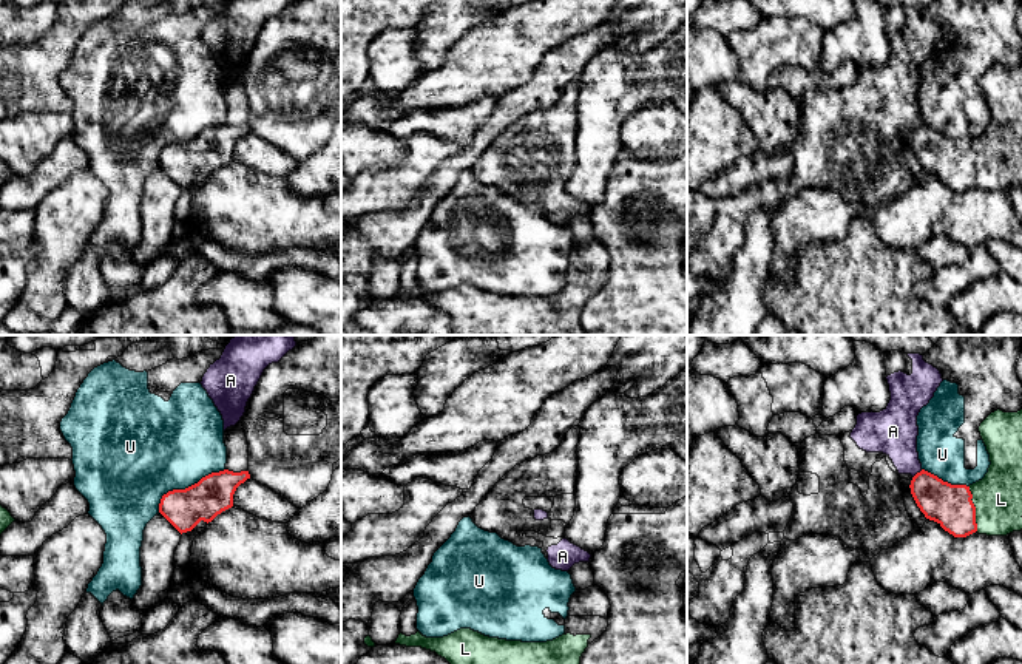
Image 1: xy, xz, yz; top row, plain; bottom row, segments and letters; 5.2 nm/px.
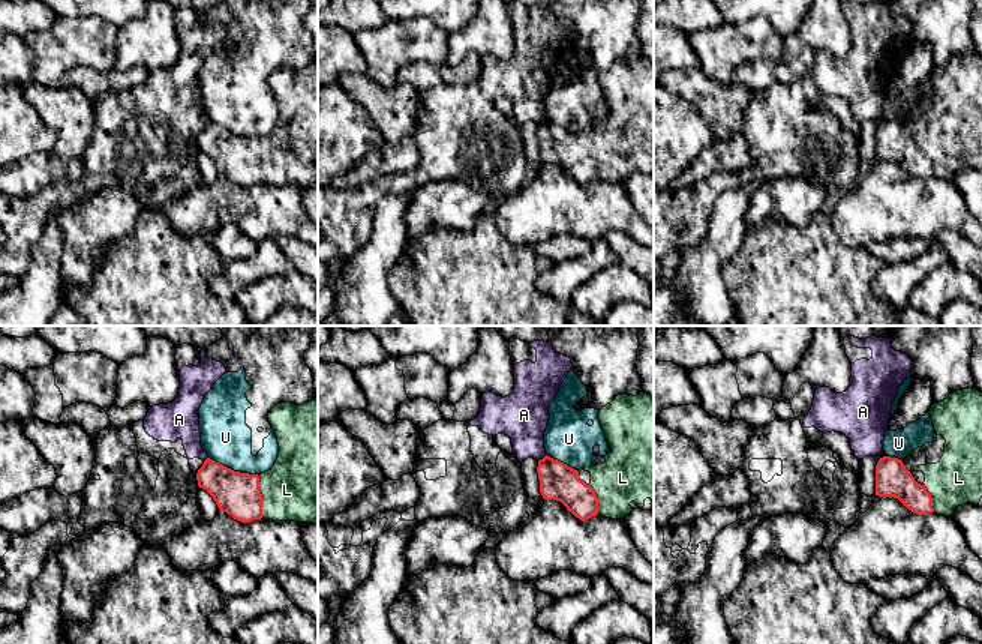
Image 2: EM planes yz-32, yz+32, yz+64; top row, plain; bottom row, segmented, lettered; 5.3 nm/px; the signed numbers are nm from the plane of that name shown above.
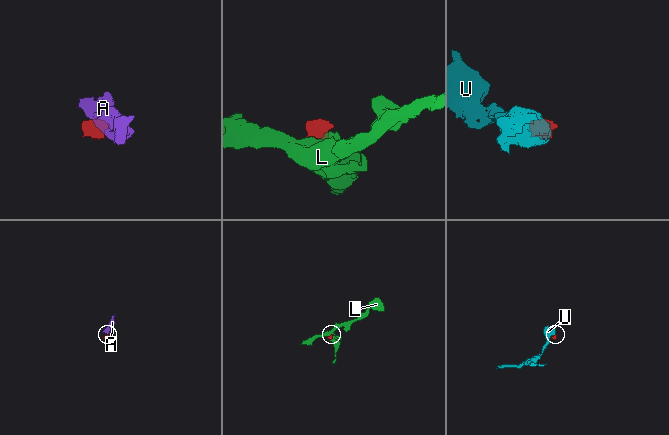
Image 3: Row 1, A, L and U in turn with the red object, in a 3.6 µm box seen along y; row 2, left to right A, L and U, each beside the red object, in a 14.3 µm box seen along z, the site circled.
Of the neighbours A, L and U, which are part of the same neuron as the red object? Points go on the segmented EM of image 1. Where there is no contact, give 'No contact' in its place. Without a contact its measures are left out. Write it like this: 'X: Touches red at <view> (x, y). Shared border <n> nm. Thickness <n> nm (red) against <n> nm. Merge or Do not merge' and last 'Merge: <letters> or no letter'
A: Touches red at yz (917, 473). Shared border 70 nm. Thickness 220 nm (red) against 240 nm. Do not merge
L: Touches red at yz (974, 508). Shared border 240 nm. Thickness 220 nm (red) against 260 nm. Merge
U: Touches red at xy (186, 488). Shared border 420 nm. Thickness 200 nm (red) against 460 nm. Do not merge
Merge: L

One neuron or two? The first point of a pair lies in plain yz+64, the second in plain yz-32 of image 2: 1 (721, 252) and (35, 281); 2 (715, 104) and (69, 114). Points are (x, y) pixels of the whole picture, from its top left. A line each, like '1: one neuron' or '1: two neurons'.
1: one neuron
2: one neuron

